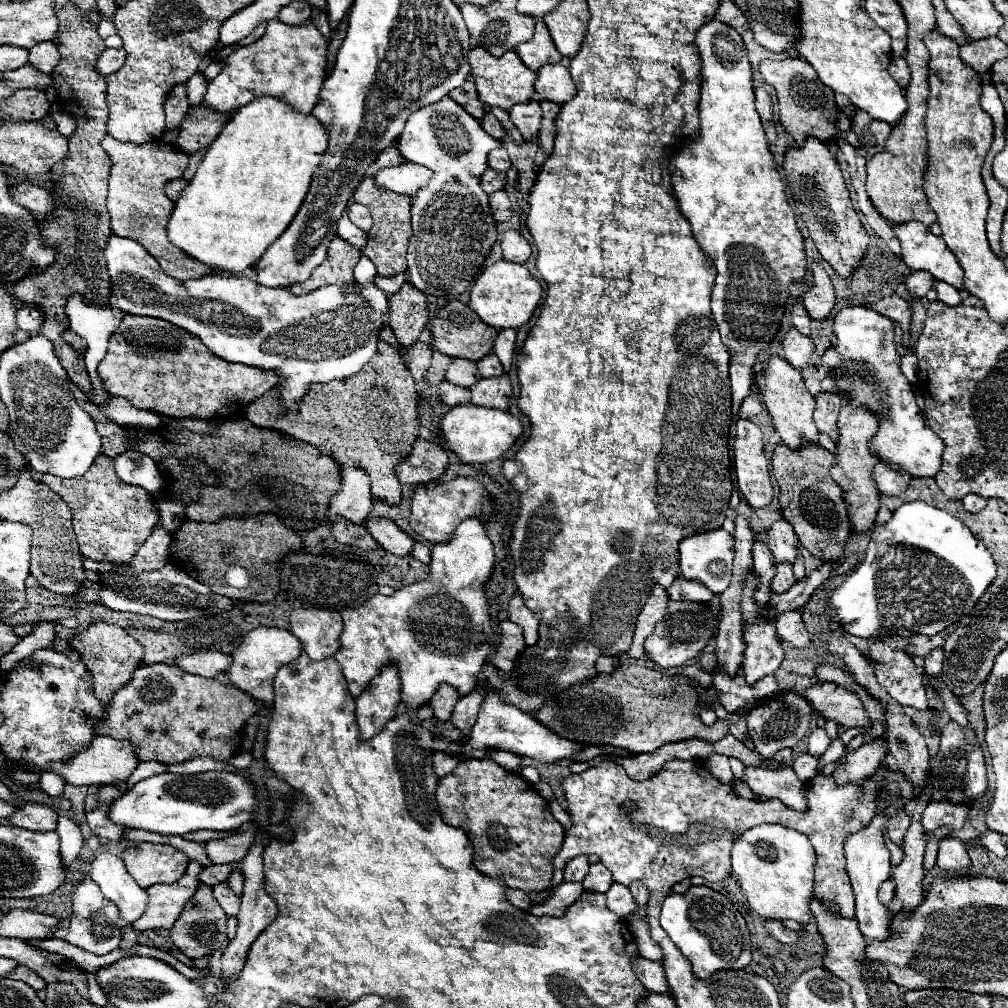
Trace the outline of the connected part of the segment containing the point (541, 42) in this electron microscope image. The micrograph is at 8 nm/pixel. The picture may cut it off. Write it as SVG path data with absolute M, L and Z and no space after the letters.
M537 22L535 24L535 34L529 42L523 42L517 46L517 52L523 60L523 64L527 68L531 68L533 72L537 72L543 64L547 62L561 62L563 56L557 52L551 36L549 36L549 30L545 28L545 22Z

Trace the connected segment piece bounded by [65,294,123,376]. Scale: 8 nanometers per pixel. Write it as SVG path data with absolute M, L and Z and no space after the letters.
M78 294L68 299L65 312L69 328L89 344L89 350L85 352L85 366L89 376L93 376L97 374L97 364L103 360L107 342L117 332L123 316L117 314L109 304L89 304Z

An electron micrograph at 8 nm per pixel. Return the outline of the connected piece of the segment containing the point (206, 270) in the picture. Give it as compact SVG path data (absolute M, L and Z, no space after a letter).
M105 136L101 140L101 146L105 154L111 158L107 210L111 214L113 234L139 242L161 264L165 274L181 282L187 282L189 278L203 278L207 274L215 274L217 268L209 268L207 264L193 260L181 248L173 246L165 234L167 222L175 206L165 194L165 184L169 180L183 178L189 156L163 140L133 144L133 142L119 142L111 136Z

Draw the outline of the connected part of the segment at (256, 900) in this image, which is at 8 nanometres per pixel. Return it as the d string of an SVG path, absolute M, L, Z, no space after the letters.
M257 844L257 848L253 848L253 852L249 852L249 856L245 856L245 860L241 862L241 872L243 872L243 878L245 878L245 890L243 890L243 896L241 896L241 912L237 916L239 918L237 934L223 952L223 982L225 984L229 984L229 978L237 976L239 968L245 966L245 956L247 956L251 944L255 942L255 938L277 918L277 904L263 888L263 850L265 848L261 848L261 844Z

